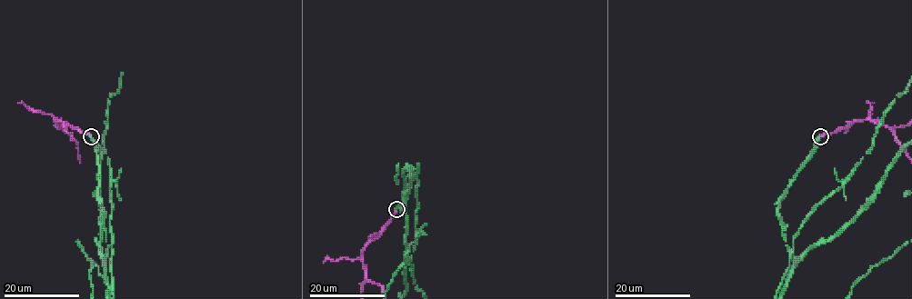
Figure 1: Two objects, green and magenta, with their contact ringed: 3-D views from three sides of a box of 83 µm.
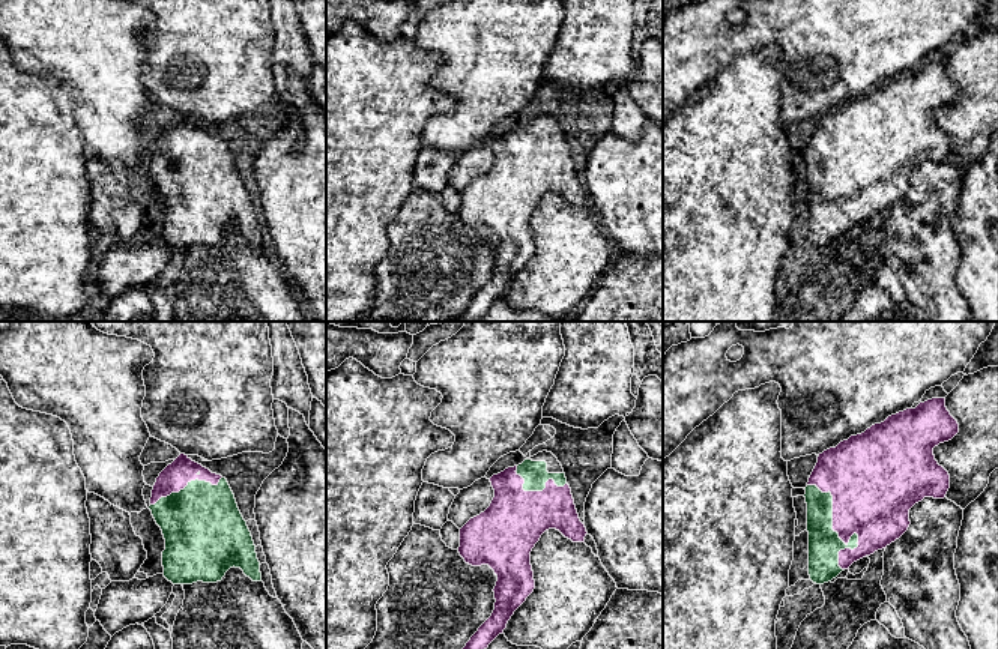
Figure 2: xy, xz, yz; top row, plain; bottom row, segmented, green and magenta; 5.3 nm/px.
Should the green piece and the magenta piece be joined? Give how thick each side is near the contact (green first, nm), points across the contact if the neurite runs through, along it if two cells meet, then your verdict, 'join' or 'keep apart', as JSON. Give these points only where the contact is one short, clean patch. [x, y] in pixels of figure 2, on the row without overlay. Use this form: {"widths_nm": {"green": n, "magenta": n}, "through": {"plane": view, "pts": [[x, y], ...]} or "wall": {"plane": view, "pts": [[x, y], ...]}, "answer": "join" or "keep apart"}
{"widths_nm": {"green": 180, "magenta": 420}, "answer": "join"}

